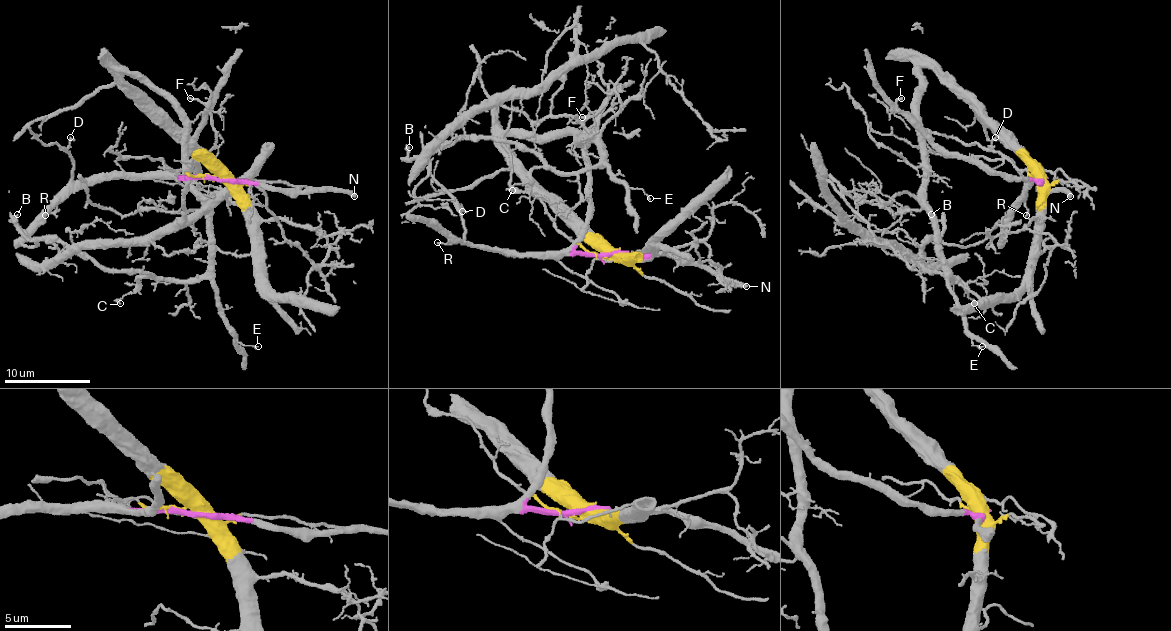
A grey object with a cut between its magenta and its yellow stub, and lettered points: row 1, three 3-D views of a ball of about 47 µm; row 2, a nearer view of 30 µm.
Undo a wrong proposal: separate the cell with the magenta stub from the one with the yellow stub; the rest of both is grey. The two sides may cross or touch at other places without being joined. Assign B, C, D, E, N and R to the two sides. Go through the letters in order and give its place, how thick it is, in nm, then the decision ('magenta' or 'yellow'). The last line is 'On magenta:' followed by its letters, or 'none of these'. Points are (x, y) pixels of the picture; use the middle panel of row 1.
B: place (409, 147); calibre 180 nm; yellow
C: place (512, 190); calibre 140 nm; yellow
D: place (462, 211); calibre 170 nm; magenta
E: place (650, 198); calibre 120 nm; yellow
N: place (746, 286); calibre 440 nm; magenta
R: place (437, 242); calibre 90 nm; magenta
On magenta: D, N, R

